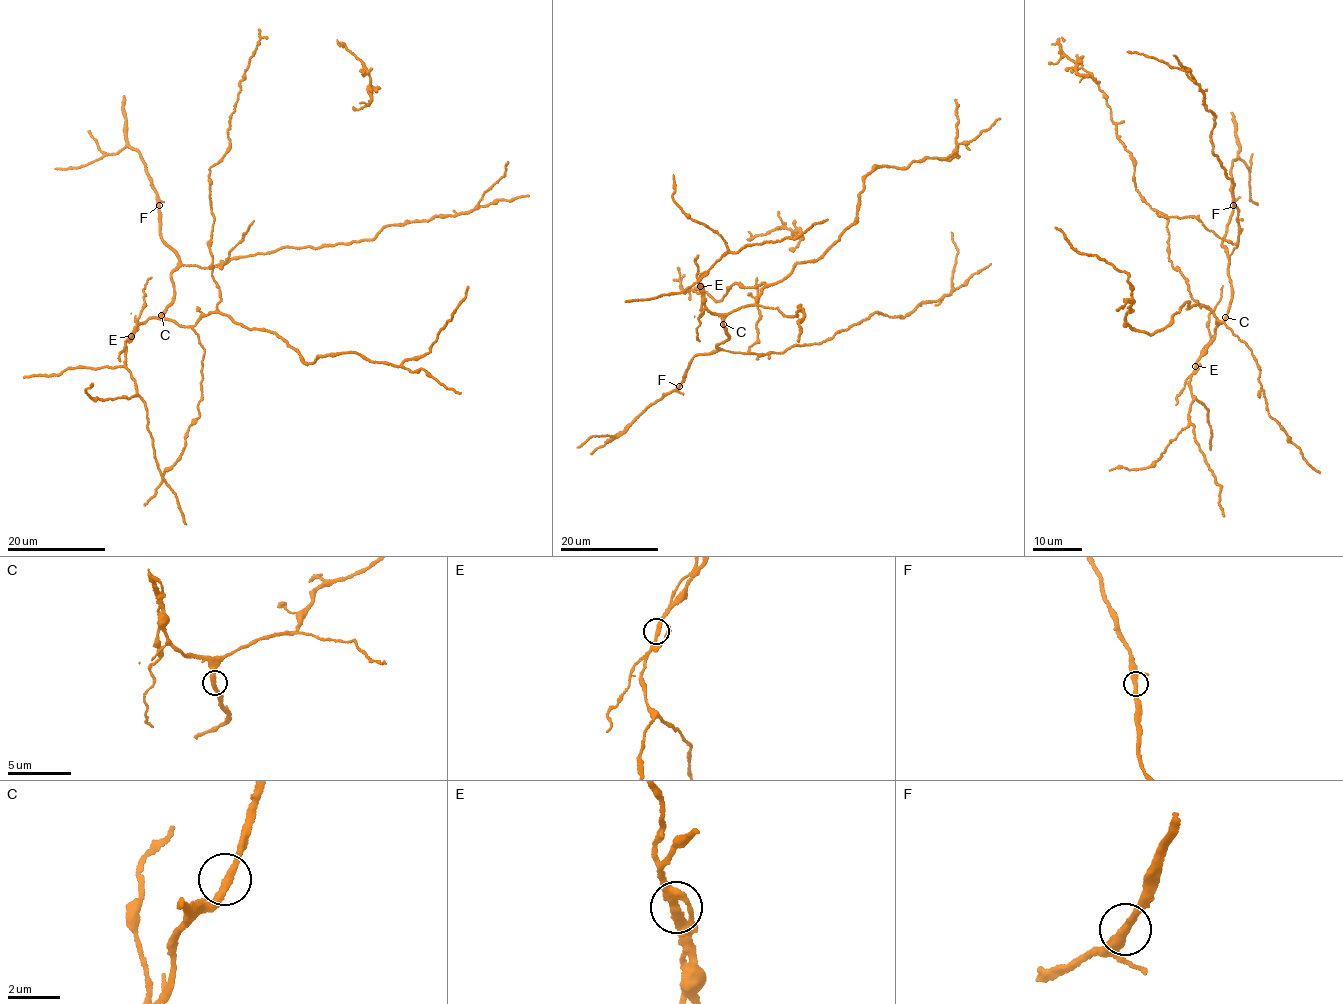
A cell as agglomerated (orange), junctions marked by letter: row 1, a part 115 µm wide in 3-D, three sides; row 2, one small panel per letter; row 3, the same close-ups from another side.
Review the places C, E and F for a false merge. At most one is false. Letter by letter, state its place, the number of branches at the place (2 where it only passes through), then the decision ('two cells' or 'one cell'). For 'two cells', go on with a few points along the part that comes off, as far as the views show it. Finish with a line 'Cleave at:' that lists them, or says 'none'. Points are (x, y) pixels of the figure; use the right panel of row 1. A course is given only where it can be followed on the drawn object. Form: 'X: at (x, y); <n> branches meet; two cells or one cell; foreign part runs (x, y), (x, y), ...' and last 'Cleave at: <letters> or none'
C: at (1225, 317); 2 branches meet; one cell
E: at (1195, 366); 2 branches meet; two cells; foreign part runs (1195, 365), (1210, 339), (1209, 313), (1221, 297), (1222, 285)
F: at (1233, 205); 2 branches meet; one cell
Cleave at: E

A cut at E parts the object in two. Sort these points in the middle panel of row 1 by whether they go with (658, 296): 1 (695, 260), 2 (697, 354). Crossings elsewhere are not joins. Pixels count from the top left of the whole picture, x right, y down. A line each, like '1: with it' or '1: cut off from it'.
1: cut off from it
2: with it

